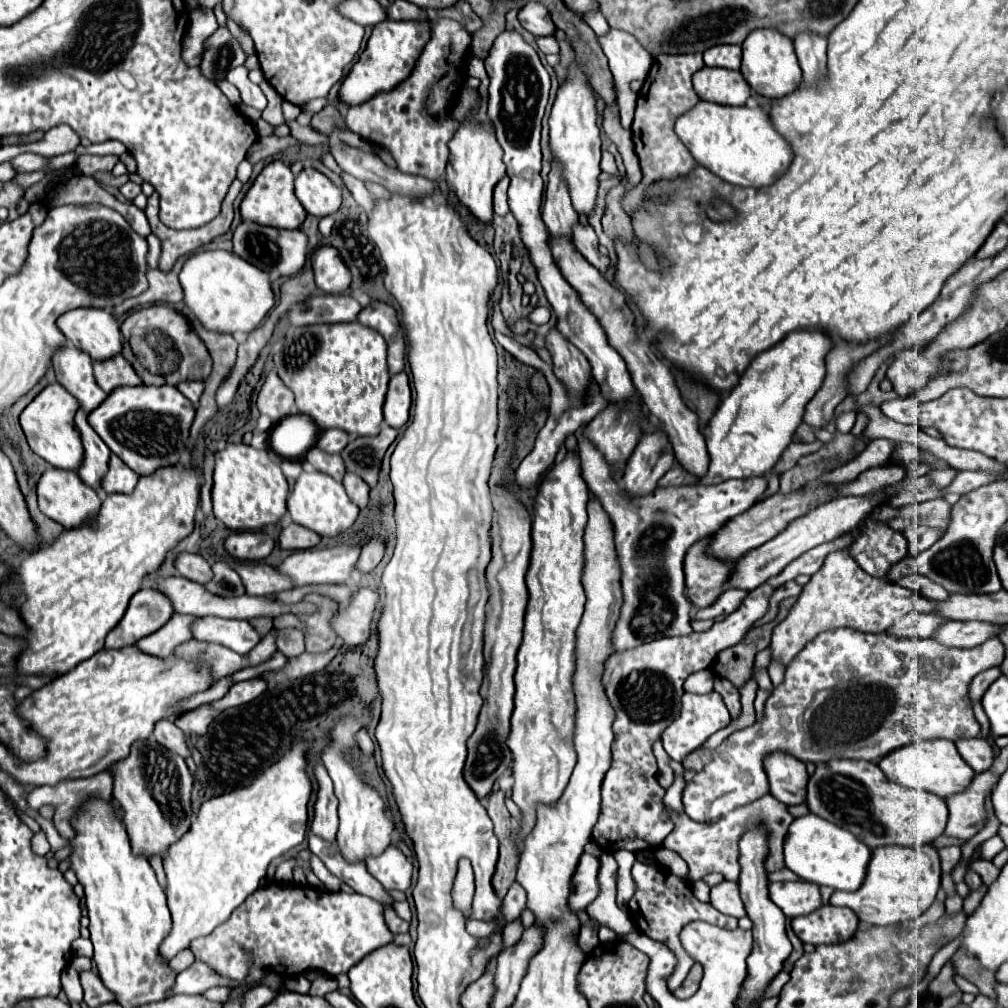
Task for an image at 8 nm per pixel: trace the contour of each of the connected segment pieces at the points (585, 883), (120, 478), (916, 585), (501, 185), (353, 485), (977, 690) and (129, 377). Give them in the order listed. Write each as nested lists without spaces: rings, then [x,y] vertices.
[[[582,854],[580,866],[576,868],[576,890],[572,892],[572,910],[578,912],[596,900],[596,896],[600,894],[598,872],[600,860],[592,854]]]
[[[110,456],[110,470],[108,474],[102,478],[102,492],[110,494],[110,492],[122,492],[122,494],[130,494],[138,484],[138,476],[116,456]]]
[[[919,574],[905,576],[897,584],[934,600],[946,600],[949,596],[942,586]]]
[[[504,176],[494,188],[494,212],[500,214],[500,216],[504,216],[510,210],[510,206],[508,206],[508,186],[510,186],[510,178]]]
[[[346,474],[344,476],[344,488],[350,496],[350,500],[354,504],[358,504],[360,508],[364,508],[368,504],[368,492],[370,492],[370,486],[358,476],[358,474]]]
[[[990,668],[990,670],[986,670],[986,672],[982,672],[982,674],[978,674],[972,682],[970,682],[970,700],[972,700],[972,704],[978,704],[980,702],[980,698],[984,696],[984,692],[988,690],[988,686],[1000,676],[1002,672],[998,670],[998,668]]]
[[[122,354],[112,356],[108,360],[94,360],[94,378],[106,394],[110,394],[114,388],[120,388],[120,386],[142,384],[142,380],[138,378],[134,368]]]

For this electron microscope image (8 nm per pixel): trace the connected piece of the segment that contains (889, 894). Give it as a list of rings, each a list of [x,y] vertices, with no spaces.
[[[932,844],[922,846],[880,846],[872,850],[872,858],[868,862],[868,878],[864,886],[856,892],[834,892],[830,896],[832,906],[846,906],[856,912],[860,920],[859,928],[864,926],[902,926],[924,914],[932,902],[936,900],[936,892],[940,888],[940,860],[938,852]]]

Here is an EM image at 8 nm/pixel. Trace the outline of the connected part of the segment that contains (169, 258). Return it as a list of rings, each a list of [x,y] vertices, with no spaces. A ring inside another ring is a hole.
[[[234,180],[232,186],[230,186],[230,190],[228,190],[228,194],[226,194],[226,198],[224,198],[224,202],[222,202],[222,212],[220,212],[220,216],[216,216],[216,218],[210,220],[208,224],[204,224],[204,226],[200,226],[200,228],[194,228],[194,230],[172,230],[172,228],[164,226],[164,224],[160,222],[160,218],[158,218],[158,210],[160,210],[160,208],[158,208],[158,194],[154,192],[154,194],[148,198],[148,206],[146,206],[144,212],[146,212],[146,218],[148,218],[148,222],[150,222],[152,234],[156,234],[156,236],[160,238],[160,242],[162,242],[162,254],[160,254],[160,260],[158,260],[158,270],[162,270],[162,272],[170,270],[170,268],[174,266],[174,262],[178,260],[178,256],[190,254],[190,252],[194,252],[198,246],[208,244],[208,242],[214,240],[216,236],[222,236],[222,234],[226,234],[226,232],[230,230],[230,224],[232,224],[232,218],[234,218],[232,202],[234,202],[234,198],[238,196],[240,188],[242,188],[242,182],[240,182],[240,180]]]

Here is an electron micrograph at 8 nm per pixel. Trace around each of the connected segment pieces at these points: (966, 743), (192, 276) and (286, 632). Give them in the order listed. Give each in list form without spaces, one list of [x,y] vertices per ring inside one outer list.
[[[962,738],[956,740],[956,748],[960,756],[974,768],[974,772],[984,772],[992,766],[994,754],[990,744],[984,738]]]
[[[204,250],[190,254],[182,266],[180,284],[184,288],[184,302],[192,314],[208,330],[224,334],[252,332],[274,306],[274,292],[268,272],[226,250]]]
[[[296,628],[278,630],[278,650],[288,658],[300,656],[304,652],[304,636],[300,634],[300,630]]]

